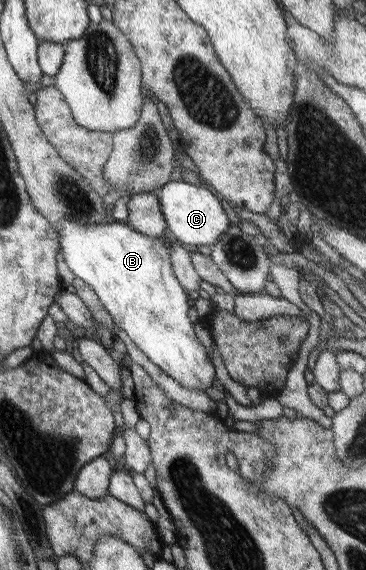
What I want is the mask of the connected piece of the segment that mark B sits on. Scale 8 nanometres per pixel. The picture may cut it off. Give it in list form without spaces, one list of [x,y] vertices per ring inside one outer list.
[[[64,218],[56,232],[68,269],[94,291],[113,323],[156,367],[192,391],[216,385],[212,362],[187,317],[188,296],[170,265],[172,243],[140,235],[126,223],[110,219],[104,224],[84,226]]]

